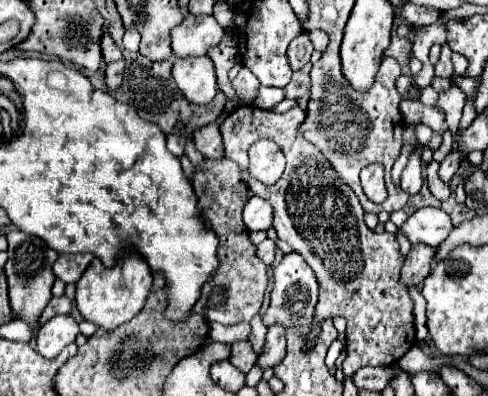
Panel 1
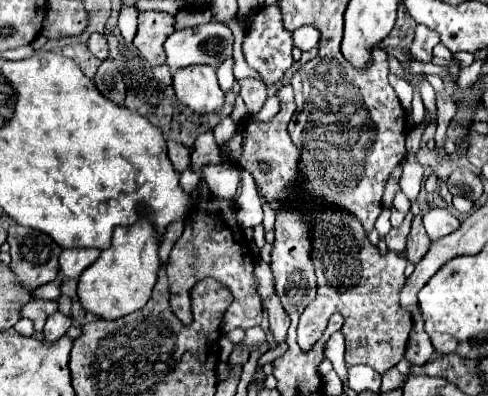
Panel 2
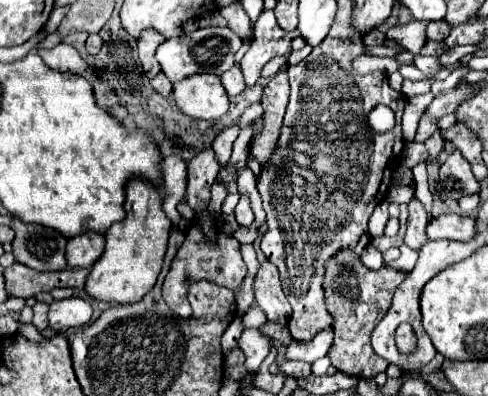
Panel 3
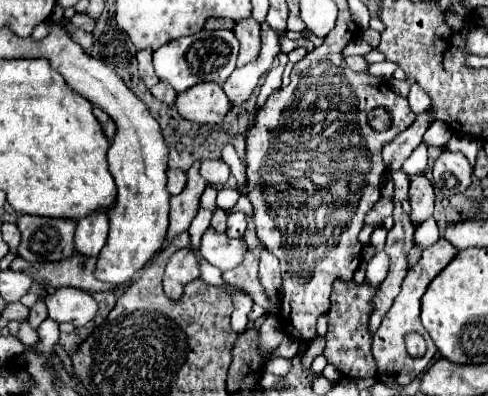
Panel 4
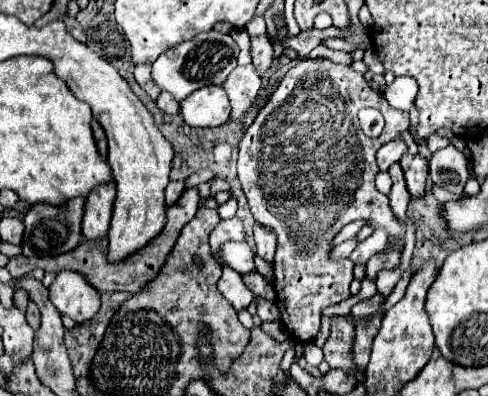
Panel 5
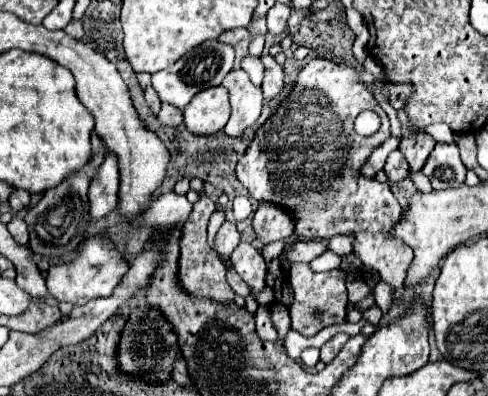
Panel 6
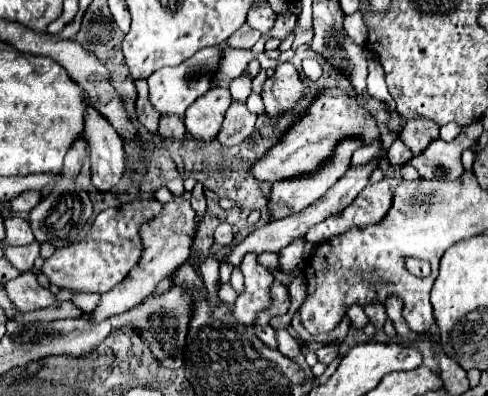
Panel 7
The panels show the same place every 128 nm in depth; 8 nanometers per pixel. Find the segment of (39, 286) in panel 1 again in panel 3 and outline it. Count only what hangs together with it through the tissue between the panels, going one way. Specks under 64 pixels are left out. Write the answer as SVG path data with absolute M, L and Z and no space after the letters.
M12 218L10 226L16 232L12 248L20 264L36 270L66 268L66 236L60 236L54 228L44 228L40 224L24 224L18 218Z

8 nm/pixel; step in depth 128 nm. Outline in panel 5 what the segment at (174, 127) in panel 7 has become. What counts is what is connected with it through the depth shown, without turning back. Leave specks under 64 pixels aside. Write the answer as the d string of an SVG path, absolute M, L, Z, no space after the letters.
M162 92L162 94L158 96L156 104L158 104L158 108L160 108L164 114L170 114L170 116L180 114L180 104L178 104L178 102L174 100L174 96L168 94L168 92Z

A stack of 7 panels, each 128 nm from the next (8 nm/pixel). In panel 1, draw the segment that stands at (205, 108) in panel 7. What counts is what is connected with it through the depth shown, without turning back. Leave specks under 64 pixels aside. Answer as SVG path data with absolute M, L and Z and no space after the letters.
M208 56L202 58L188 58L188 60L174 60L172 76L184 98L192 104L206 106L218 94L214 64Z

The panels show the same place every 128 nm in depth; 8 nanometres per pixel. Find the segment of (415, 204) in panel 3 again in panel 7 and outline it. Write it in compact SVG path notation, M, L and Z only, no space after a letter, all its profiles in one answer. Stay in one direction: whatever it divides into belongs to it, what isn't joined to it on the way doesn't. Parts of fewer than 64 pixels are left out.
M422 116L416 120L408 120L400 132L400 138L414 154L420 154L434 138L438 138L440 126L432 124L432 120L424 120Z

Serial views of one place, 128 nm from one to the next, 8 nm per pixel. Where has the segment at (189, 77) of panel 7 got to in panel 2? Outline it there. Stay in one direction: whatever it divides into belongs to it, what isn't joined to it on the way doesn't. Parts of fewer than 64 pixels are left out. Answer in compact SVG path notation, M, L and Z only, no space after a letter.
M216 20L196 28L178 30L164 42L166 64L172 72L196 64L218 66L226 58L232 58L232 44L232 30Z

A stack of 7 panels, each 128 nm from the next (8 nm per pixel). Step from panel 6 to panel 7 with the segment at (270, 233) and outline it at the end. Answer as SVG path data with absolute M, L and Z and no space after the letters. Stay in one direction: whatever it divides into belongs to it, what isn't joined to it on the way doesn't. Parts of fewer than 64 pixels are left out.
M350 136L350 138L344 138L344 140L340 140L340 142L336 144L332 156L330 156L320 168L316 168L314 172L308 172L306 176L294 176L294 178L276 182L276 184L272 186L272 194L270 194L270 202L268 202L268 208L270 208L270 212L272 212L272 218L280 220L280 218L290 216L290 214L296 214L296 212L300 212L302 208L306 208L306 206L310 206L312 202L316 202L332 184L336 184L336 180L338 180L340 176L344 176L344 172L346 172L346 168L350 166L350 158L352 158L352 154L354 154L356 148L360 148L360 140L352 140L352 136Z

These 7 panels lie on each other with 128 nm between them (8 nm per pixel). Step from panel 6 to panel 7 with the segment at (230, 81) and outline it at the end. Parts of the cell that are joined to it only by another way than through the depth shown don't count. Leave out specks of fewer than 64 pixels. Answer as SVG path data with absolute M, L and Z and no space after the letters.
M232 104L226 112L216 140L226 148L238 146L240 142L244 142L244 138L250 136L250 132L254 130L254 122L256 114L252 114L244 104Z

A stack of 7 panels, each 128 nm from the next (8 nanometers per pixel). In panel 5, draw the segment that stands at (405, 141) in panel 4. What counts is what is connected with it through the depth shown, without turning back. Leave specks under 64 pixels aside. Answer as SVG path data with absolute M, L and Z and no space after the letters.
M392 140L392 142L388 142L388 144L384 144L380 150L378 150L378 154L376 154L376 160L378 160L378 168L382 170L382 172L386 172L388 168L390 168L390 164L394 164L394 162L398 162L400 160L400 156L402 154L406 154L406 144L402 142L402 140Z

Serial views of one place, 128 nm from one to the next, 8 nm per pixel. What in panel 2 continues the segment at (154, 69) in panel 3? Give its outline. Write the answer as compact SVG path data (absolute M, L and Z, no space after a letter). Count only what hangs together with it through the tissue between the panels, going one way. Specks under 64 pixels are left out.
M140 12L138 14L138 34L134 38L134 46L152 66L162 66L166 60L162 44L172 32L174 32L172 14Z

